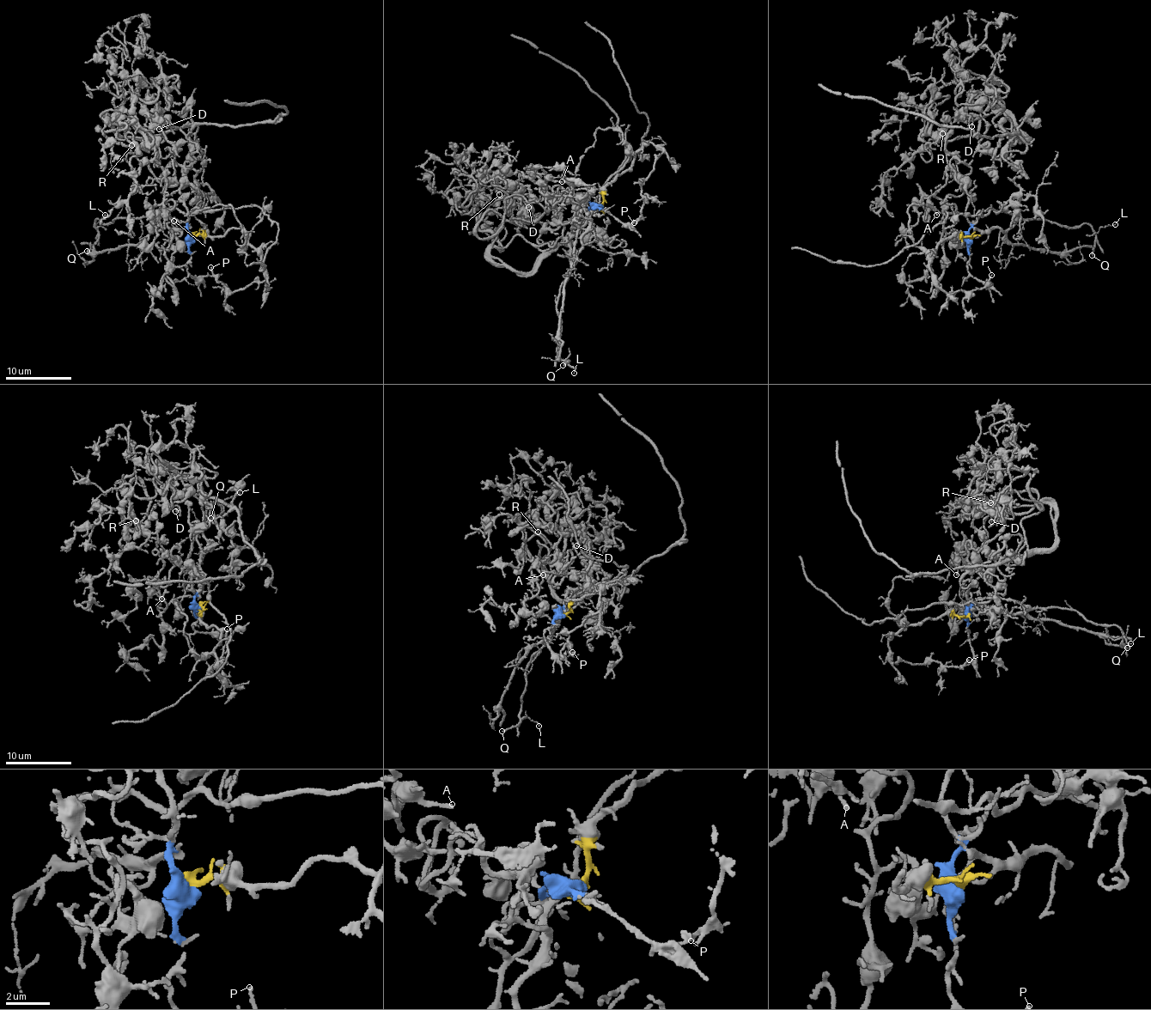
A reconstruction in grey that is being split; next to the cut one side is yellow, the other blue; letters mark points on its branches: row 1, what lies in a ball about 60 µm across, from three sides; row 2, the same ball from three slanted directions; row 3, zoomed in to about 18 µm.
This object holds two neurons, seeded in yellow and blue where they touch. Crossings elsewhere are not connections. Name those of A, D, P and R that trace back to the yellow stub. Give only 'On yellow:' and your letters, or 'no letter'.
On yellow: P

